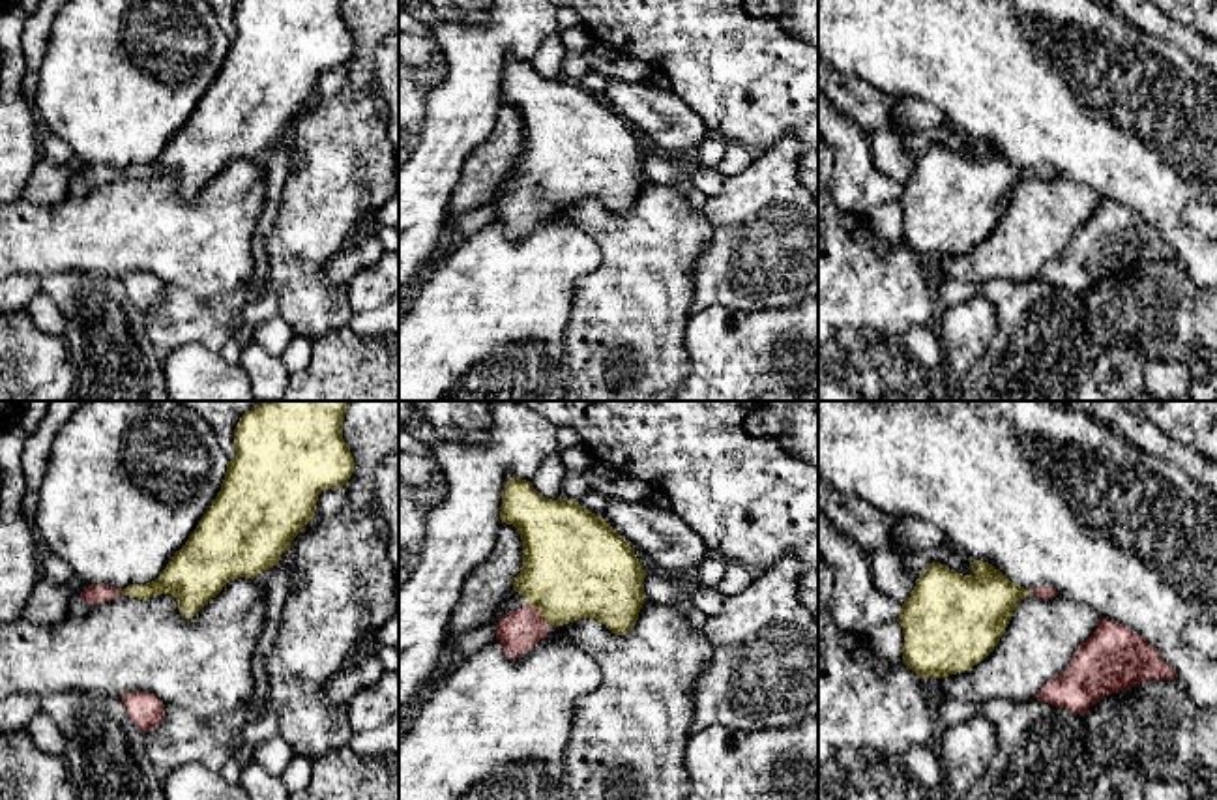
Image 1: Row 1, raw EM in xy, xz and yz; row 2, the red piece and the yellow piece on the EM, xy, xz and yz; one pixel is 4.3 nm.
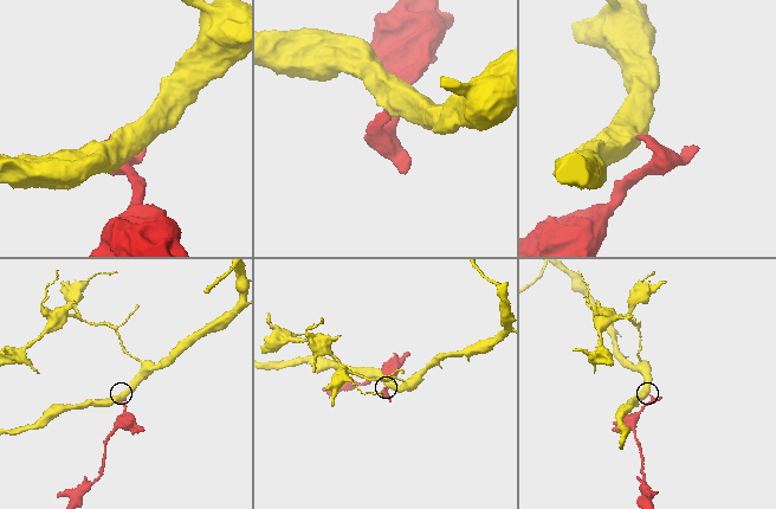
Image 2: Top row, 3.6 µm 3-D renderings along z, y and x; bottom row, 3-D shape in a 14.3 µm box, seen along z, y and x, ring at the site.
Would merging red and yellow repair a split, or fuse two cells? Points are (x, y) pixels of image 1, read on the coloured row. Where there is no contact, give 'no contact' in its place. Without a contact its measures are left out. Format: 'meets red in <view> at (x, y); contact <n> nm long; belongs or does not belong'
meets red in xz at (540, 611); contact 140 nm long; belongs

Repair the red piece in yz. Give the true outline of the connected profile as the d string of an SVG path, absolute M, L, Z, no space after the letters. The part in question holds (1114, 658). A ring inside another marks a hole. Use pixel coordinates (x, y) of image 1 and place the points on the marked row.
M1099 618L1095 631L1077 648L1067 669L1034 697L1073 714L1084 714L1103 697L1146 680L1174 680L1176 671L1136 631Z

